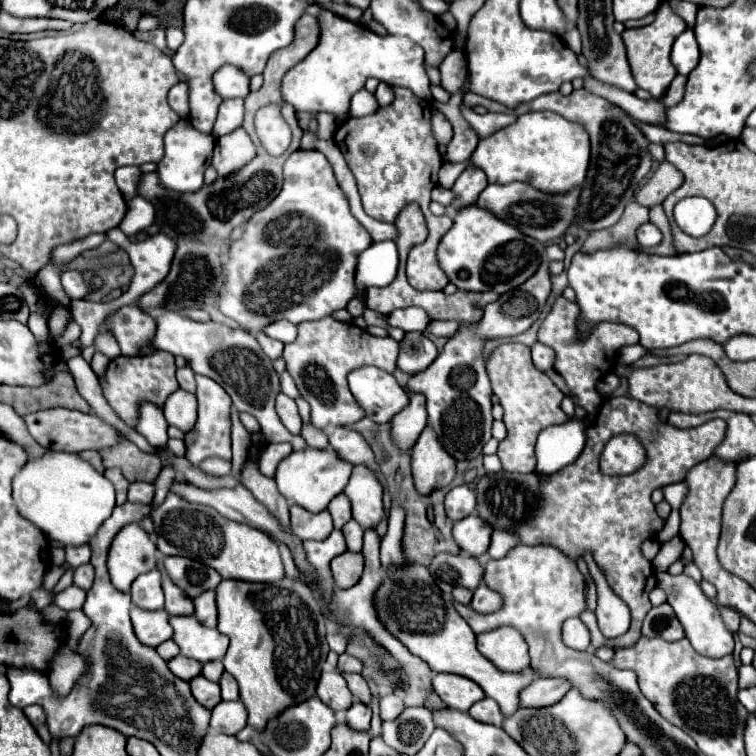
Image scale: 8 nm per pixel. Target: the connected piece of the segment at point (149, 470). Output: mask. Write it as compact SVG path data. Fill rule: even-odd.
M119 440L113 448L99 450L105 468L119 468L129 482L153 482L161 472L161 460L141 452L133 442Z

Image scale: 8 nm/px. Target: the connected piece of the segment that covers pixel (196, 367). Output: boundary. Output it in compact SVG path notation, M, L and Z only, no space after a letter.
M165 312L157 320L157 330L151 344L157 350L165 350L173 356L183 356L195 374L205 374L221 384L233 400L239 412L253 414L267 442L291 442L295 450L303 450L307 444L301 436L289 436L287 428L281 424L275 412L275 396L279 394L279 376L273 370L273 362L253 338L253 334L243 330L233 330L219 322L197 322L179 312Z

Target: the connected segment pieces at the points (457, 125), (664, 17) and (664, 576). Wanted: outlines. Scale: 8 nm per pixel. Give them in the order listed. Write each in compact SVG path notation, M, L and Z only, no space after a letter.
M455 94L455 96L451 96L449 104L437 104L437 108L447 116L447 120L451 122L451 126L455 130L455 136L449 142L447 152L445 152L445 158L449 162L469 162L473 150L479 144L477 132L473 132L473 128L469 128L469 122L465 122L465 118L461 116L459 100L461 100L461 96Z
M661 6L657 12L657 18L653 24L643 26L643 28L627 28L621 36L627 46L627 58L633 70L633 78L639 88L647 90L653 98L661 98L665 90L669 88L671 80L677 76L675 66L671 64L671 46L675 38L687 28L685 20L681 20L675 12L671 12L669 6Z
M657 572L655 578L657 578L657 586L665 590L667 602L675 610L679 622L683 624L685 636L691 640L693 648L699 654L709 656L709 658L721 658L721 656L727 656L733 652L733 634L725 628L721 614L717 612L717 604L703 594L701 586L693 578L689 578L685 574L671 576L667 572Z

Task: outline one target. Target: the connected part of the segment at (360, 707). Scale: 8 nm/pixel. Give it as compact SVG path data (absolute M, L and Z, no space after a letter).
M355 700L355 704L345 712L345 720L355 730L369 730L371 706L369 704L361 704L359 700Z

